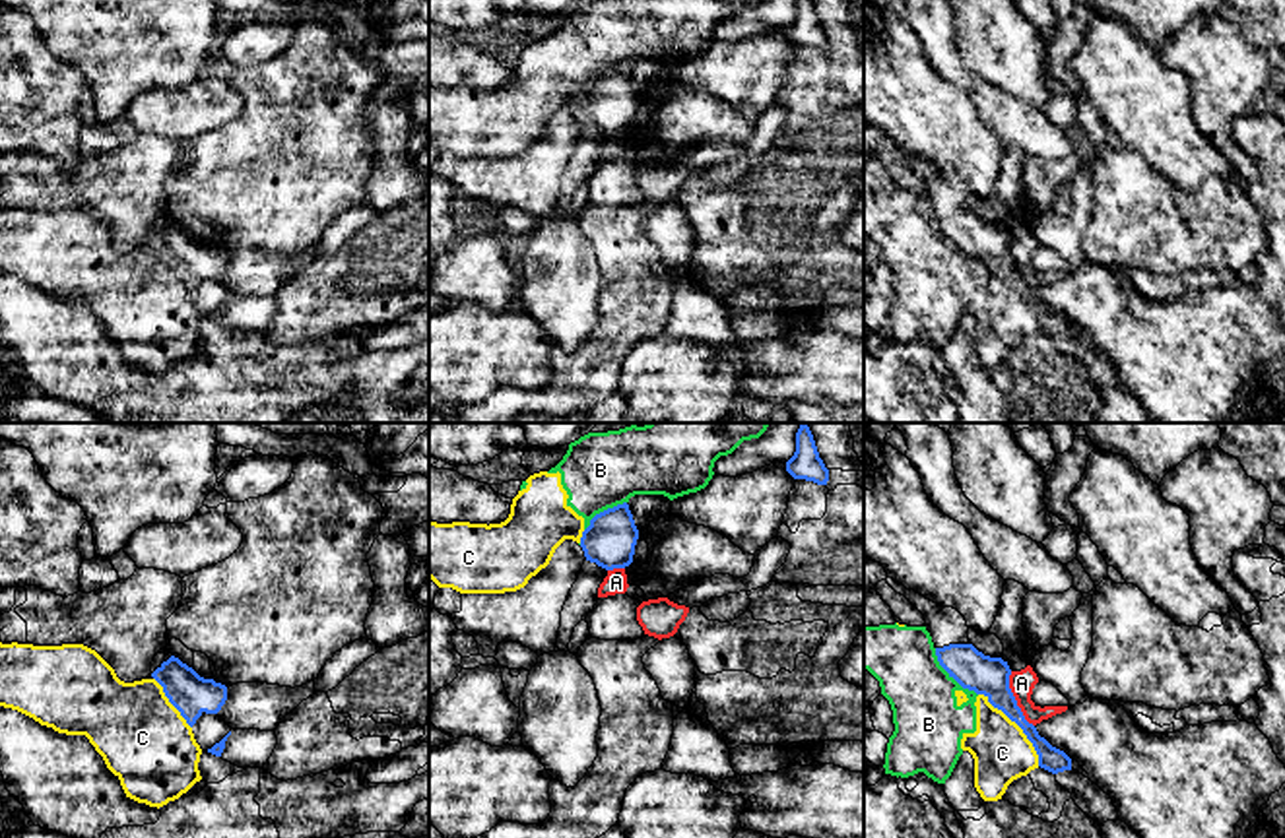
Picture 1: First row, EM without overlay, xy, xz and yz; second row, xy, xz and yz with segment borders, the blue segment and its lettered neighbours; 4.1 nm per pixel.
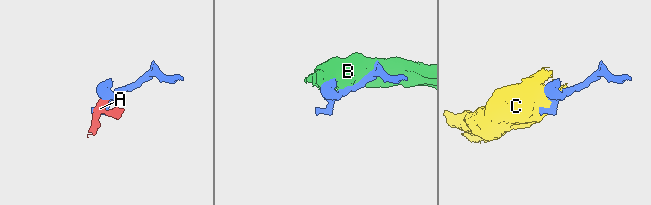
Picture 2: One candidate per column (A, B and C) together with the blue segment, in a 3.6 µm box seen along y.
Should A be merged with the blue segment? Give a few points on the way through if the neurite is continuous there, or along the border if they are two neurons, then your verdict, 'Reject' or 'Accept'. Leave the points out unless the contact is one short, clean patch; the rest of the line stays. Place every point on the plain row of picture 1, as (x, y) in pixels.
Boundary: yz (1010, 237), (1010, 257), (1021, 280), (1033, 291). Reject

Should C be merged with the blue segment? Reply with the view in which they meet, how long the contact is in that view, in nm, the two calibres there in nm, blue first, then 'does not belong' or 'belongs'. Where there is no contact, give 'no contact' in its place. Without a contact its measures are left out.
yz | 400 nm | 160/240 nm | does not belong

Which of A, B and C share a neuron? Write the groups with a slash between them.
A / B C

